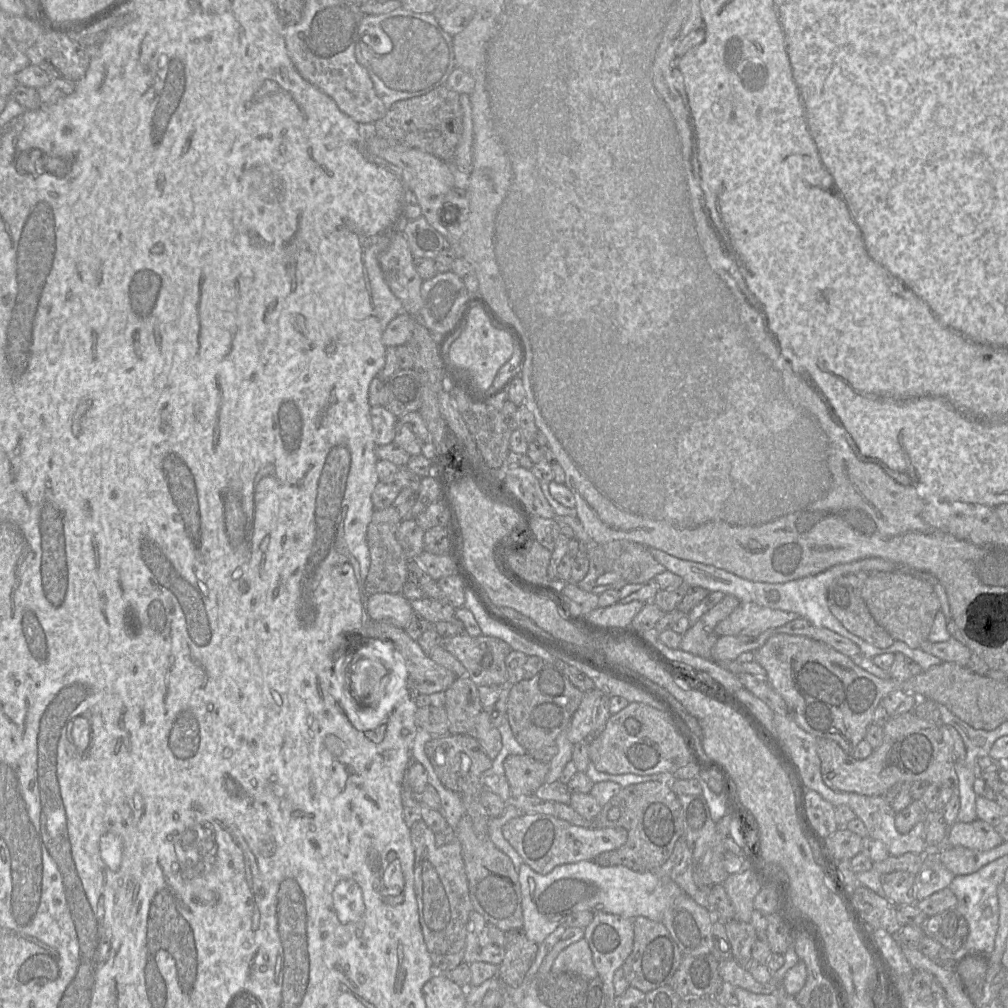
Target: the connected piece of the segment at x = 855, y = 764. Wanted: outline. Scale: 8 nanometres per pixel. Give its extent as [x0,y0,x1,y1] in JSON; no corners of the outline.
[818,711,957,796]

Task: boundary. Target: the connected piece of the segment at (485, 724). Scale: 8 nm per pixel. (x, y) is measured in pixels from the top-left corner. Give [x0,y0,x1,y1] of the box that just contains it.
[445,675,502,760]

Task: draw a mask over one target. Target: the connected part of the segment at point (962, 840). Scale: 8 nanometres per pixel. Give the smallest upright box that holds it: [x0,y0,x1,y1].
[945,819,1003,851]

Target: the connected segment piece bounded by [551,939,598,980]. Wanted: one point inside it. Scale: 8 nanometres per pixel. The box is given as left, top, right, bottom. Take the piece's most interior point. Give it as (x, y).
(577, 958)

